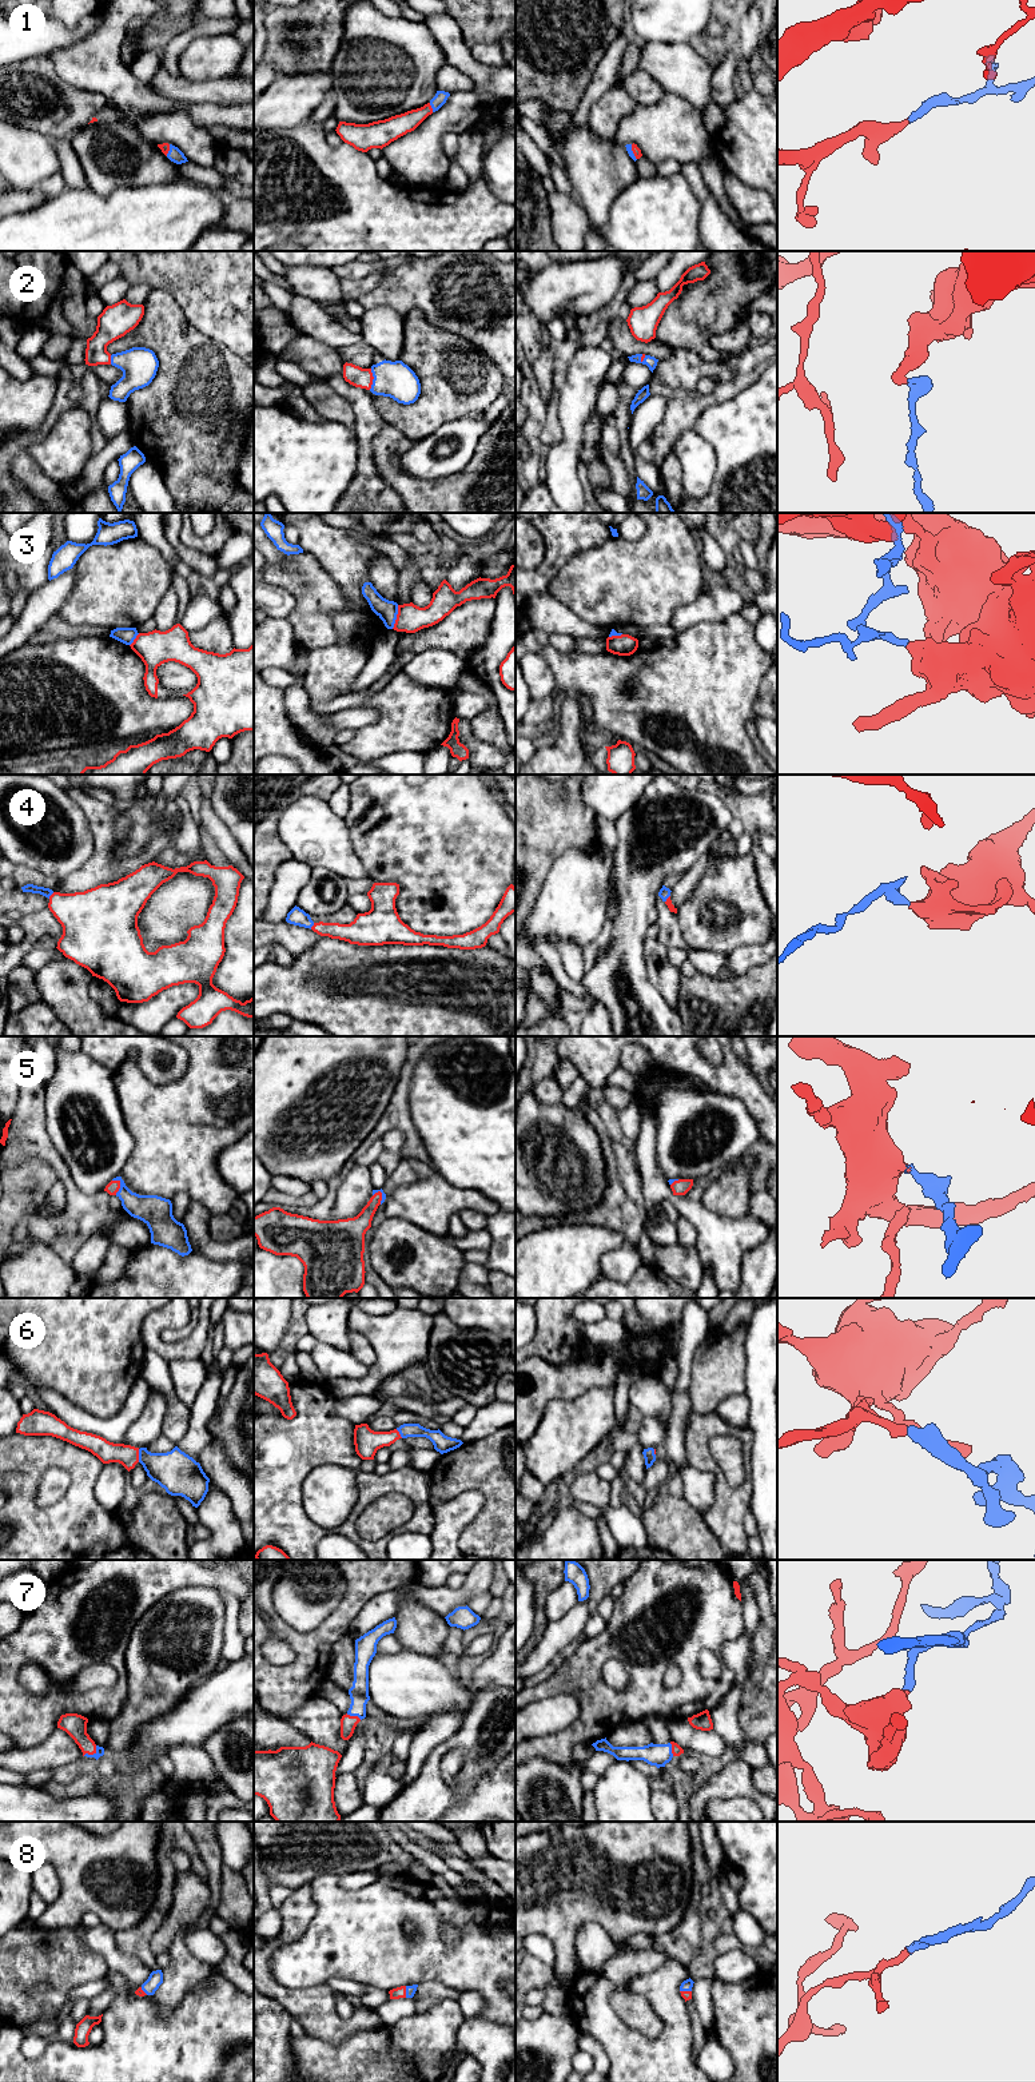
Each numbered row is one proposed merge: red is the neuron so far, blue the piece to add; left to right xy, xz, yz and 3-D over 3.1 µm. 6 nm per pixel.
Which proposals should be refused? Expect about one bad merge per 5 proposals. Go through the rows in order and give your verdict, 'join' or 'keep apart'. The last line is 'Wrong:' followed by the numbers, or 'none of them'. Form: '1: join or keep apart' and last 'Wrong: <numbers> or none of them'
1: join
2: join
3: keep apart
4: join
5: join
6: join
7: join
8: join
Wrong: 3

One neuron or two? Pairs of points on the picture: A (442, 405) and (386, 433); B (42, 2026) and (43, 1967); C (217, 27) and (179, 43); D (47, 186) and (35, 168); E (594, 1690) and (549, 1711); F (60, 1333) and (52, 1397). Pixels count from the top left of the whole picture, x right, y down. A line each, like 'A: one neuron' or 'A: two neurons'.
A: two neurons
B: two neurons
C: one neuron
D: two neurons
E: two neurons
F: two neurons

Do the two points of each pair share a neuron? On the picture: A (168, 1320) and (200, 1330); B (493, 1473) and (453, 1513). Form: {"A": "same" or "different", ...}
{"A": "same", "B": "different"}

